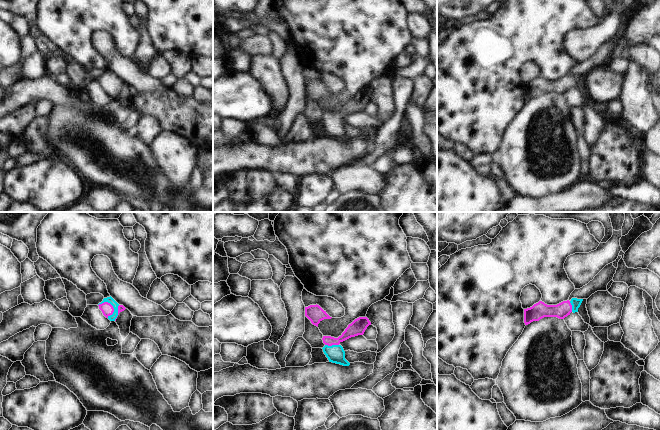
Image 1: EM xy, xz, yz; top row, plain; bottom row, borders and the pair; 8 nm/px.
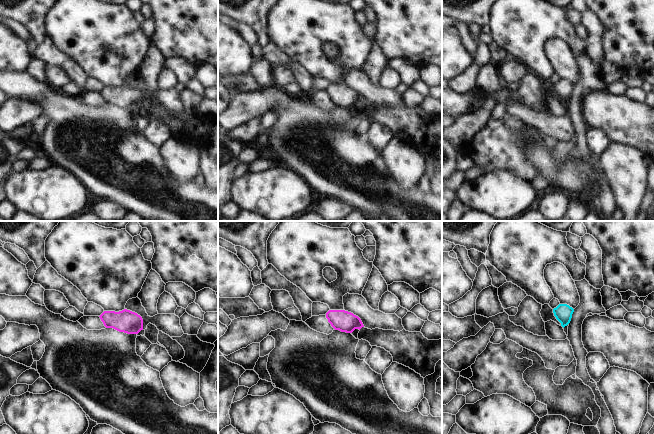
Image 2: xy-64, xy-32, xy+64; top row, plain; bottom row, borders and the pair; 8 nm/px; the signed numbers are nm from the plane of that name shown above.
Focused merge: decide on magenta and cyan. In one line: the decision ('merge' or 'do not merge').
merge

